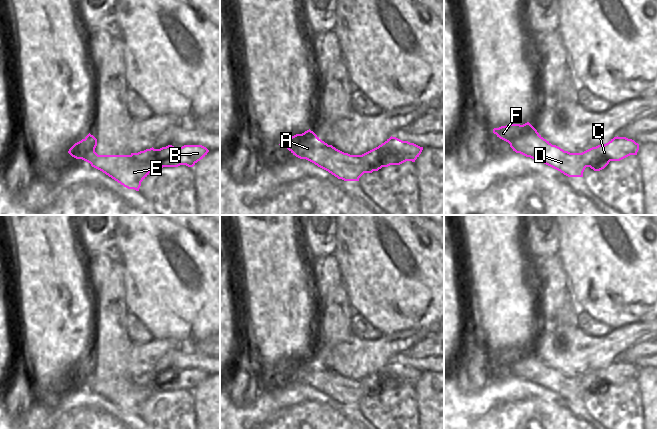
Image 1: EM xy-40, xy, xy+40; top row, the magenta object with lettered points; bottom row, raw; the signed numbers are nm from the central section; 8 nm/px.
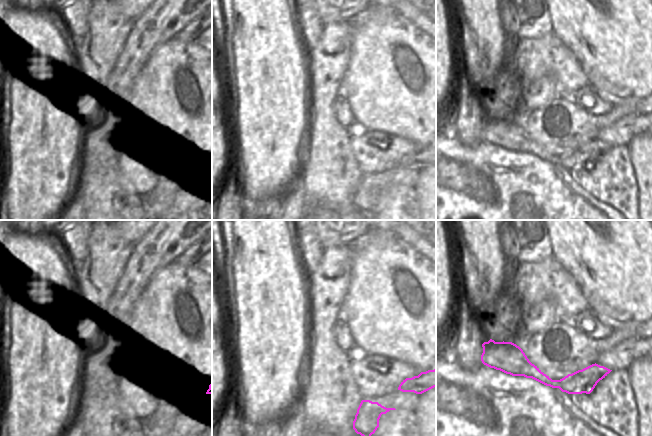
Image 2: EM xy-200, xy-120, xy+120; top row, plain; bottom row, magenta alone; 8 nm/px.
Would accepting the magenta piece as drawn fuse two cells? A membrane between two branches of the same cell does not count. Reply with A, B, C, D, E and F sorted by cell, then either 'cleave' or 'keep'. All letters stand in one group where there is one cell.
A D E F / B C | cleave

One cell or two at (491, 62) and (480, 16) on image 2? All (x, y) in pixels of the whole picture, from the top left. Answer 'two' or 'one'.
one

